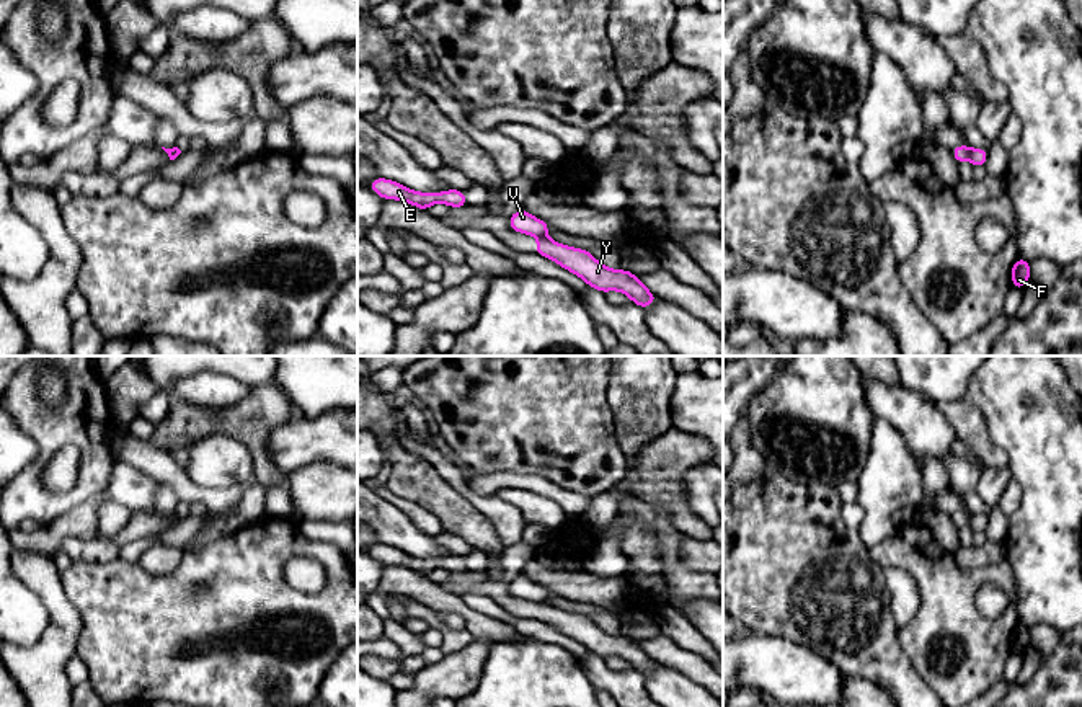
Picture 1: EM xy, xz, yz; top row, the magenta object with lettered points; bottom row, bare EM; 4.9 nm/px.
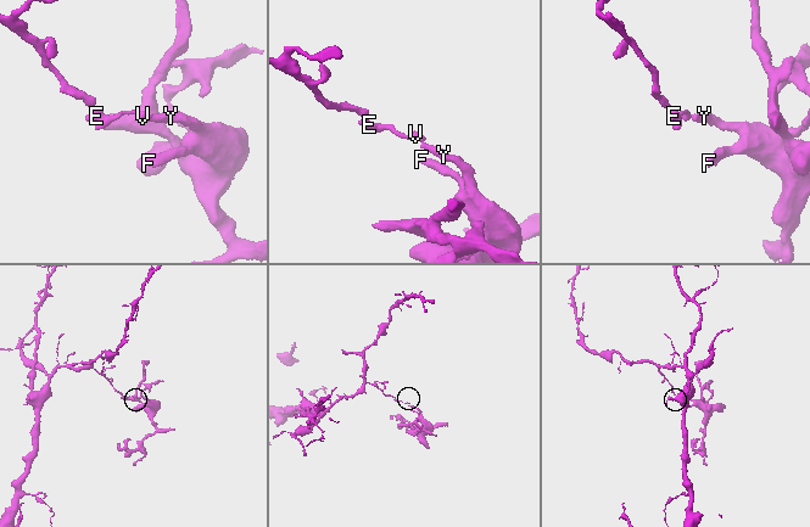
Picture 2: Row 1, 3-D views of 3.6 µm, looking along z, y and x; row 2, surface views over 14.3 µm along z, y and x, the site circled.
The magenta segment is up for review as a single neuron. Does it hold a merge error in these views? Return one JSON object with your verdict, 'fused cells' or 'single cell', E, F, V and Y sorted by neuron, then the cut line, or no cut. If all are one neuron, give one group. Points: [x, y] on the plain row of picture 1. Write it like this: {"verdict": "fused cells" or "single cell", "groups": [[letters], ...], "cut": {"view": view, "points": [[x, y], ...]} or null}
{"verdict": "fused cells", "groups": [["E", "V"], ["F", "Y"]], "cut": {"view": "yz", "points": [[968, 515], [970, 523]]}}

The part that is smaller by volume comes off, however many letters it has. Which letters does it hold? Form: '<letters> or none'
F, Y

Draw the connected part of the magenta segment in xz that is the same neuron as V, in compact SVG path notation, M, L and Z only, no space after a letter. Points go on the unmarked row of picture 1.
M522 573L511 581L509 593L514 598L522 598L522 599L534 601L534 603L545 603L547 598L550 596L547 588L535 585Z

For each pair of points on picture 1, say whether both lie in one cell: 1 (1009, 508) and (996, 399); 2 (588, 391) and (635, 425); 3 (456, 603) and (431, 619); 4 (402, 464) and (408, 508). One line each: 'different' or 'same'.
1: different
2: different
3: different
4: different

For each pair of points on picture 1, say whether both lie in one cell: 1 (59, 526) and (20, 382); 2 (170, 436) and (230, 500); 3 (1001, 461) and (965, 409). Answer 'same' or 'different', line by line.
1: different
2: different
3: same

